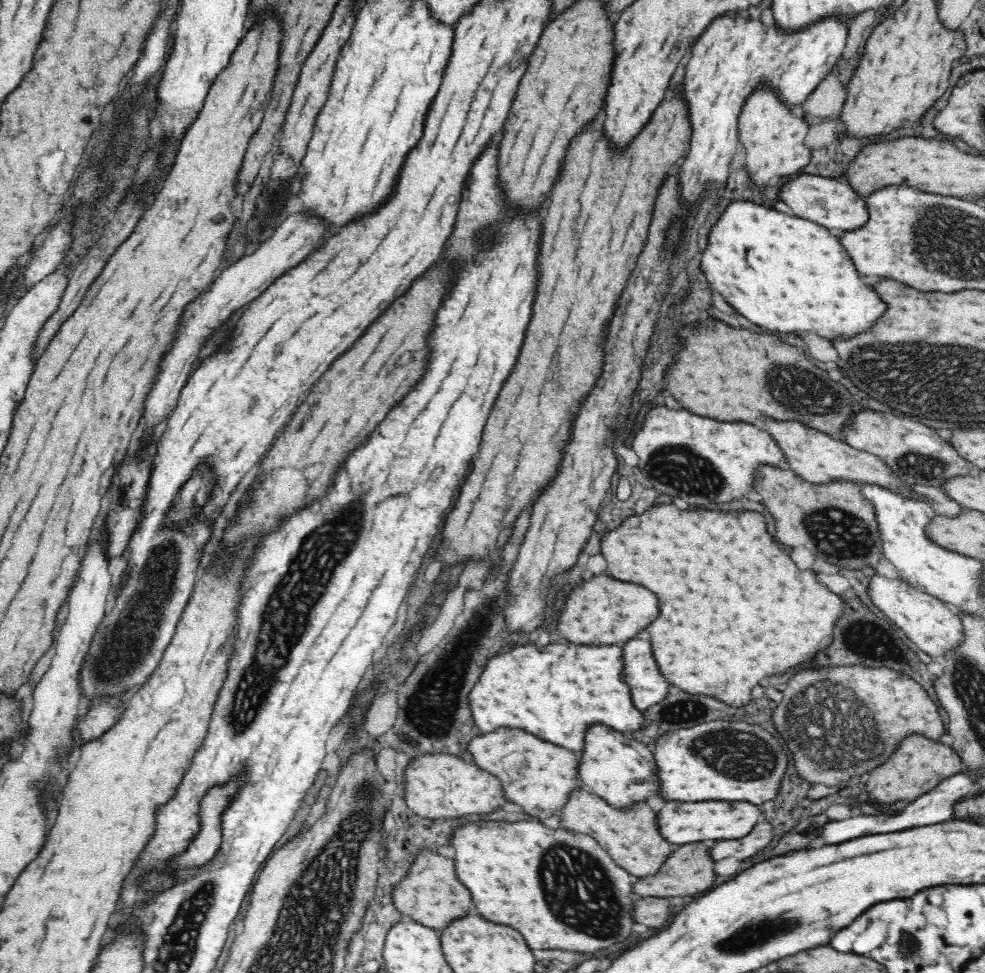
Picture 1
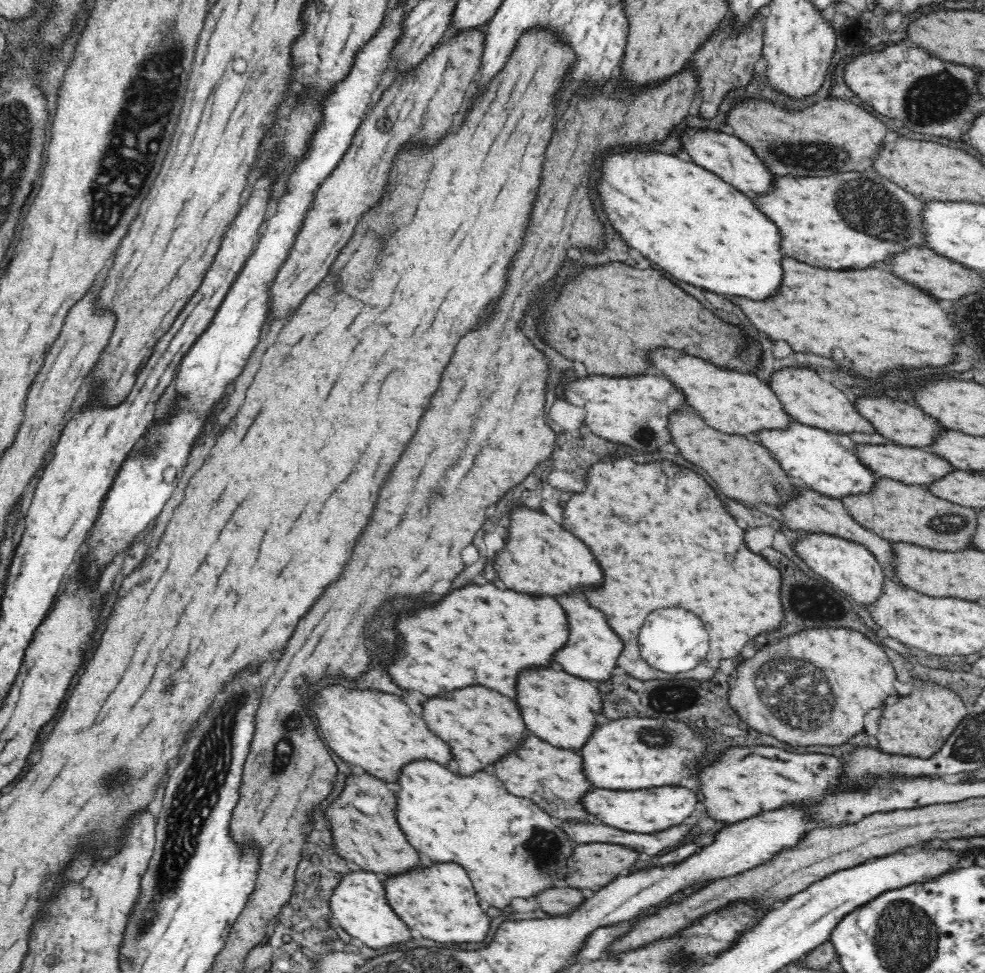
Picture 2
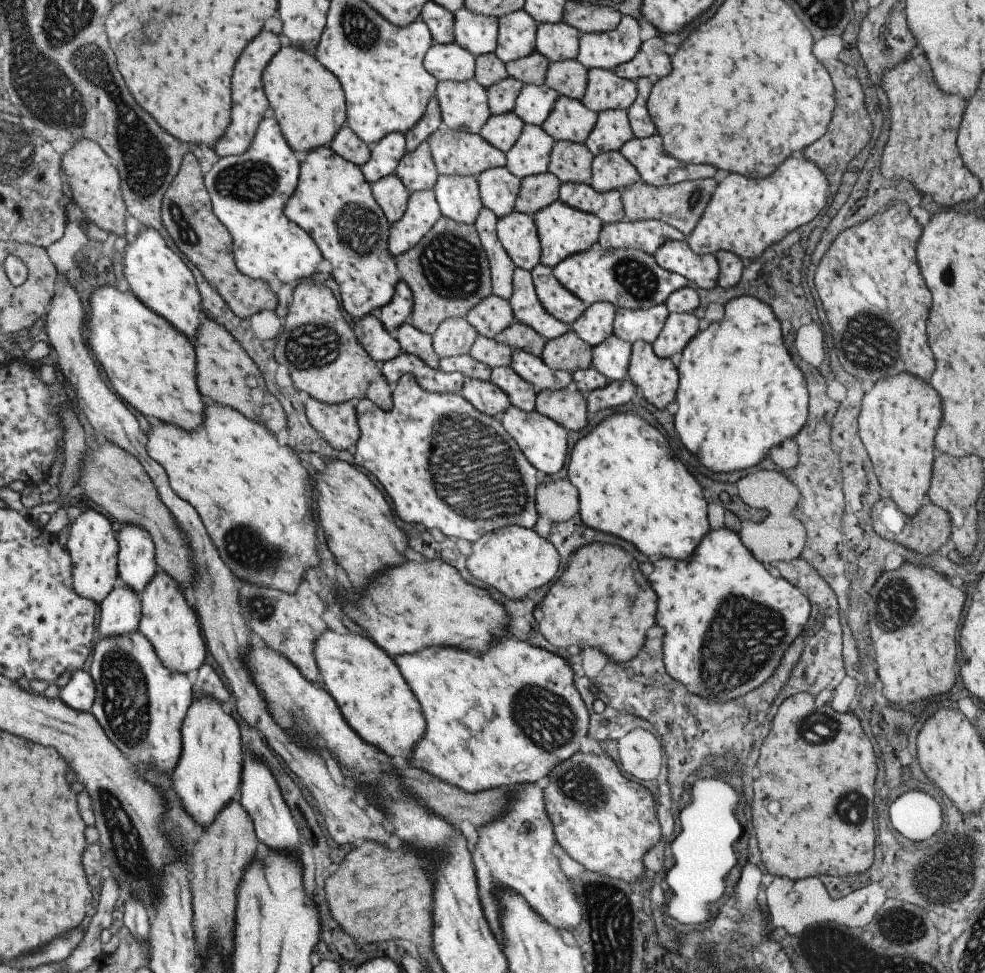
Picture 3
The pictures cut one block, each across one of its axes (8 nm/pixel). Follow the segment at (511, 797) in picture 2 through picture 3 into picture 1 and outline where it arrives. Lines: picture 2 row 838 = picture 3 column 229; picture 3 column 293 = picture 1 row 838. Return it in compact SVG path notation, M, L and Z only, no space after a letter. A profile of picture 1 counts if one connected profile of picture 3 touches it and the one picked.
M480 822L479 825L478 823L473 823L458 829L450 841L452 841L457 853L454 865L456 865L458 879L472 893L475 913L483 917L484 920L489 920L494 924L501 924L502 926L510 926L510 928L522 932L532 950L568 950L568 952L578 952L578 954L596 954L596 952L606 950L606 948L610 948L614 944L620 944L620 942L624 942L624 940L628 940L632 936L636 918L634 918L635 901L630 896L634 892L634 882L636 879L623 868L616 866L608 851L602 848L602 845L591 836L586 836L585 834L578 836L577 832L570 830L568 832L564 832L562 829L552 830L552 828L546 828L546 826L536 824L536 822L532 822L532 824L530 822L516 822L516 824Z

